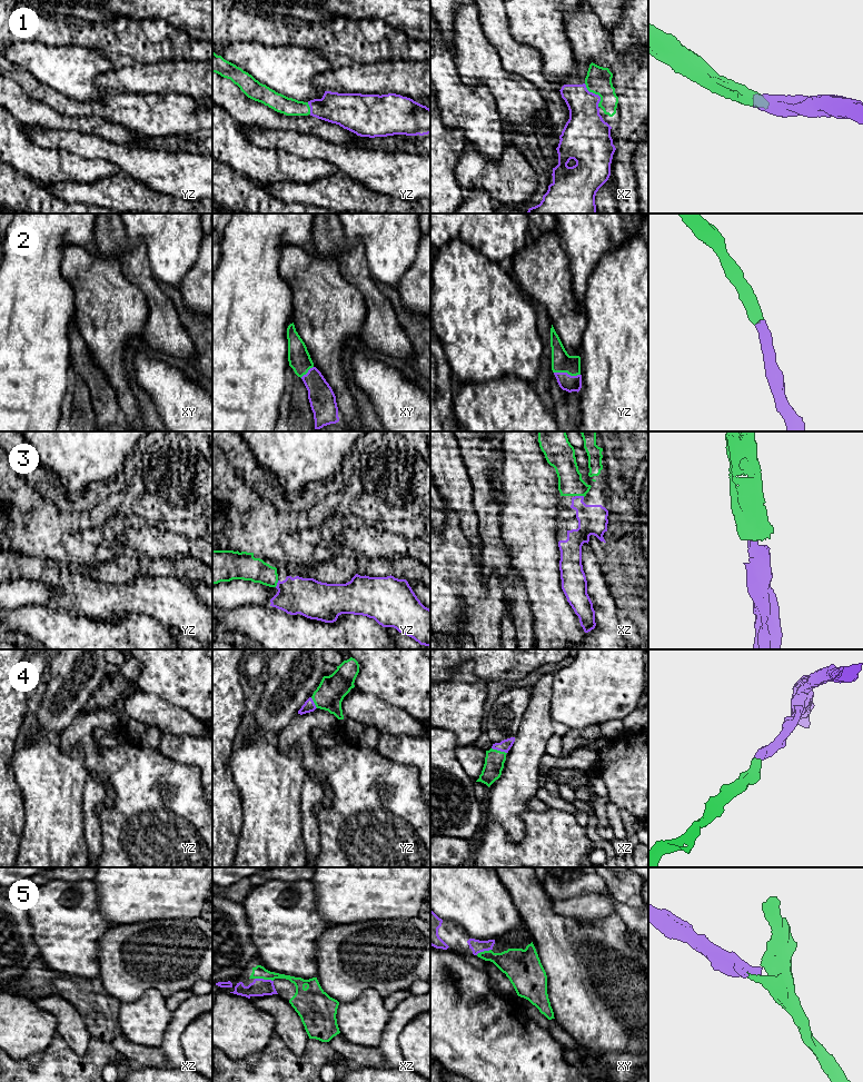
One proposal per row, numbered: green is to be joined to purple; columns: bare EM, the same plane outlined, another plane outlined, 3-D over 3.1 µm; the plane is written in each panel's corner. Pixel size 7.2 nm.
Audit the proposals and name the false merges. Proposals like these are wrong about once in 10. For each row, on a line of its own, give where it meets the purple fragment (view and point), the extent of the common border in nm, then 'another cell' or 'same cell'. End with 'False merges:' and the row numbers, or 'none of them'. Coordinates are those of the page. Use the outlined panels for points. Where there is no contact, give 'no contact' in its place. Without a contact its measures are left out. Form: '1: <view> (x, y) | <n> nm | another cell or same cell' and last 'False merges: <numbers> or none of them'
1: xz (594, 93) | 200 nm | same cell
2: yz (566, 373) | 190 nm | same cell
3: xz (579, 496) | 70 nm | same cell
4: xz (499, 750) | 120 nm | same cell
5: xz (264, 980) | 140 nm | same cell
False merges: none of them

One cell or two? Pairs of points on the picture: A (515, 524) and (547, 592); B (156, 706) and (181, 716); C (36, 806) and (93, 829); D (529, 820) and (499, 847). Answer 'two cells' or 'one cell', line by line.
A: one cell
B: one cell
C: two cells
D: one cell

